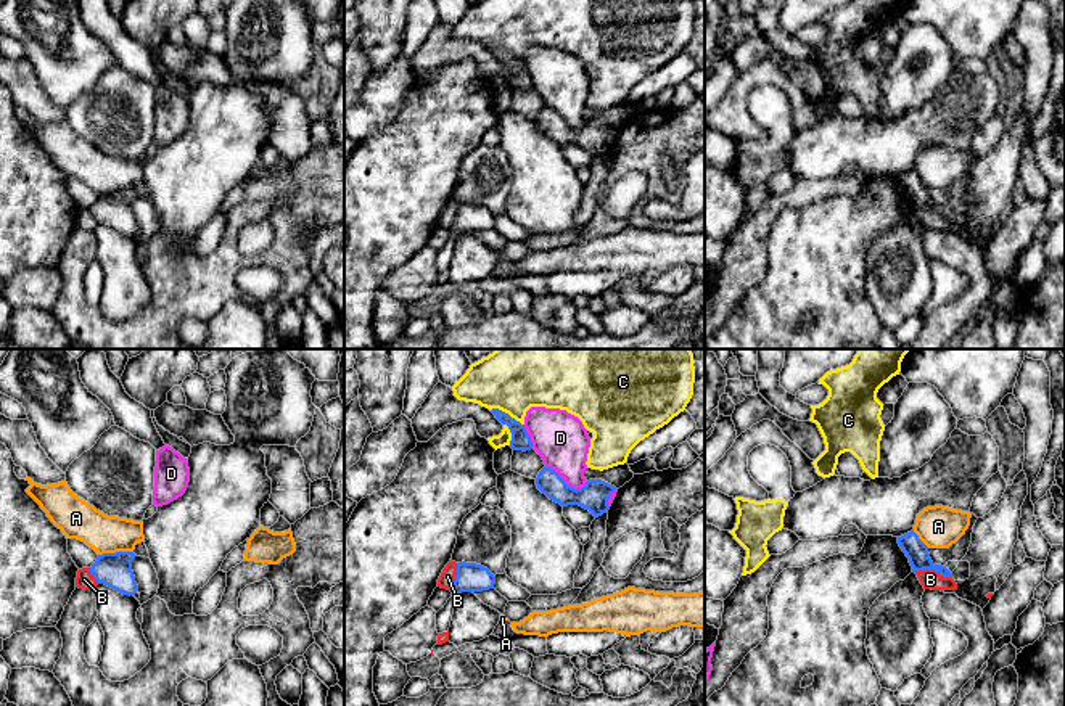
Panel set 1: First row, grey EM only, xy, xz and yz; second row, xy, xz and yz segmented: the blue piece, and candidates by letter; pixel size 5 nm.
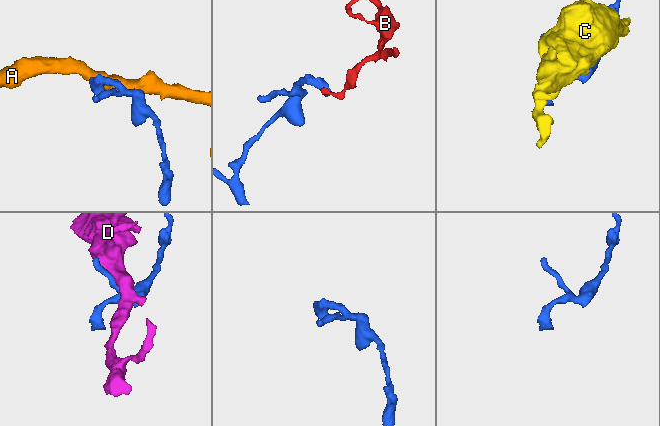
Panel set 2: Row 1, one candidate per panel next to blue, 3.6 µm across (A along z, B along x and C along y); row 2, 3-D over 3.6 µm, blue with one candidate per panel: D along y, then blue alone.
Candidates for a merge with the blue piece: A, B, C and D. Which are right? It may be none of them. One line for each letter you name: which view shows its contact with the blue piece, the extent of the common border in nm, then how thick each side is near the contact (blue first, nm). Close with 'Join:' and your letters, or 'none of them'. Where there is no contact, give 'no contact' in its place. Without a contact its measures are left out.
Join: none of them

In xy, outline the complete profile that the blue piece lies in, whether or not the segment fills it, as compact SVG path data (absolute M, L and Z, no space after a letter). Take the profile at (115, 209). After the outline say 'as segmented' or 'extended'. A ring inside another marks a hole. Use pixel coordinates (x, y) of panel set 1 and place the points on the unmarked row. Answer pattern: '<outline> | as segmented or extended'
M116 191L98 195L90 212L98 224L105 224L122 235L135 235L138 225L132 211L134 191Z | as segmented

